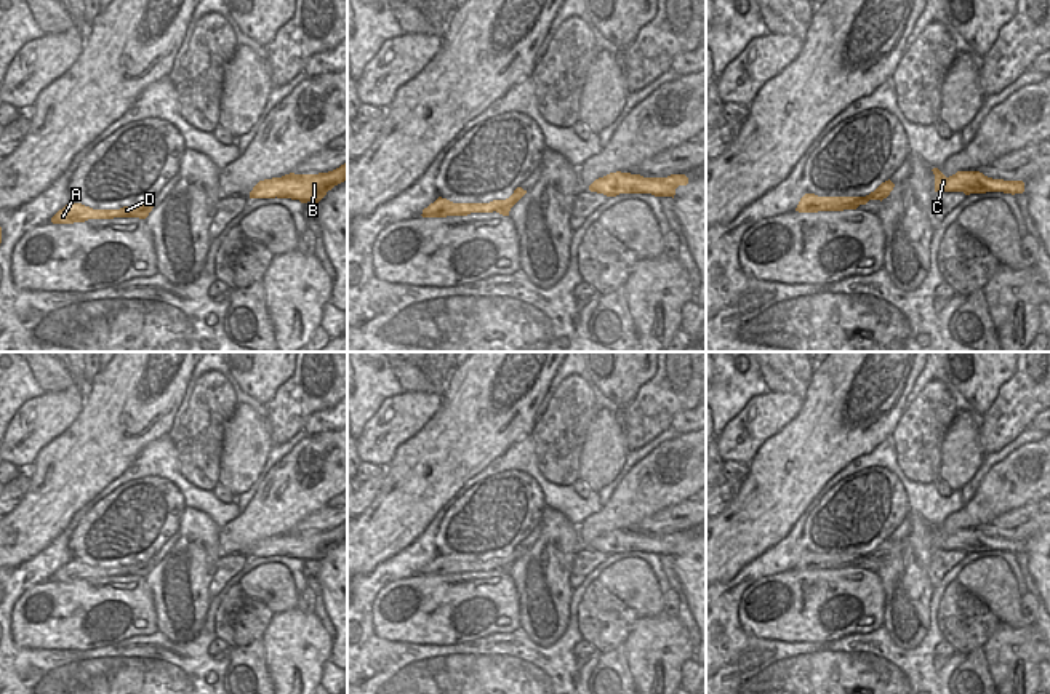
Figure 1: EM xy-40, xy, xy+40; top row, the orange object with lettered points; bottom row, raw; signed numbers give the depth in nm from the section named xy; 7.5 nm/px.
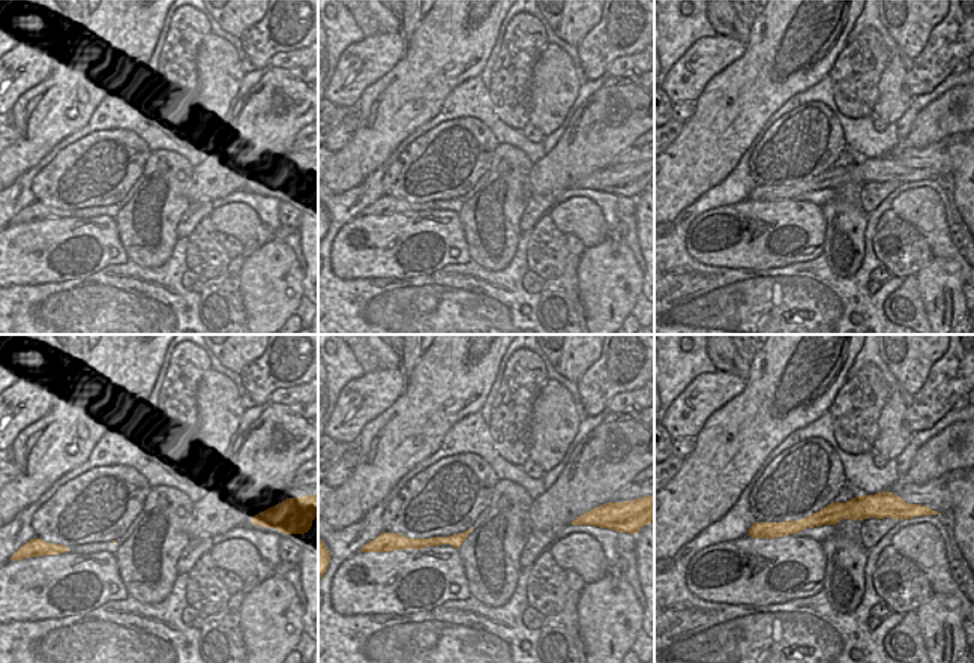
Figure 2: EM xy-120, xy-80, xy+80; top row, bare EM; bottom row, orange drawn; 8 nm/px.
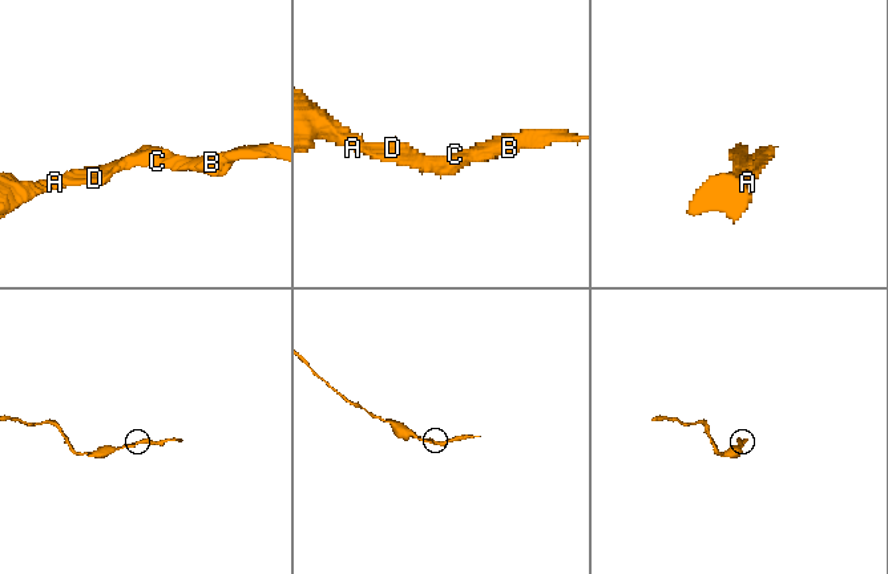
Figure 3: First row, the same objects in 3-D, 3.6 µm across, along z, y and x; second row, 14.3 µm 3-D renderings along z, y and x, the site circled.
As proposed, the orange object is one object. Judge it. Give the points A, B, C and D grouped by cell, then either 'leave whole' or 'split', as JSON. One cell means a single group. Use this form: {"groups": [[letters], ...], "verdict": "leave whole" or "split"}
{"groups": [["A", "B", "C", "D"]], "verdict": "leave whole"}

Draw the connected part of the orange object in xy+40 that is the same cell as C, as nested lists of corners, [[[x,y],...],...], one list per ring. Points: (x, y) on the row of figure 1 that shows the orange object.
[[[938,168],[932,170],[935,174],[935,192],[964,192],[986,193],[986,192],[1004,192],[1004,193],[1023,193],[1023,181],[1004,181],[984,176],[980,171],[957,171],[946,177]]]

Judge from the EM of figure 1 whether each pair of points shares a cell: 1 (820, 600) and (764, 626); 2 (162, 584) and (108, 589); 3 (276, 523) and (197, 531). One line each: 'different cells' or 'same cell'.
1: same cell
2: different cells
3: different cells

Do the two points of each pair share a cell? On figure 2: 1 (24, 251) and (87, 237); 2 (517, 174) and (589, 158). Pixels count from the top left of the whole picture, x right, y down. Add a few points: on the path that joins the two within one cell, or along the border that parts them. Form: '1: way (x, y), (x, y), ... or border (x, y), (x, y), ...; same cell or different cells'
1: way (39, 251), (72, 248); same cell
2: border (533, 164), (530, 170), (532, 191); different cells

